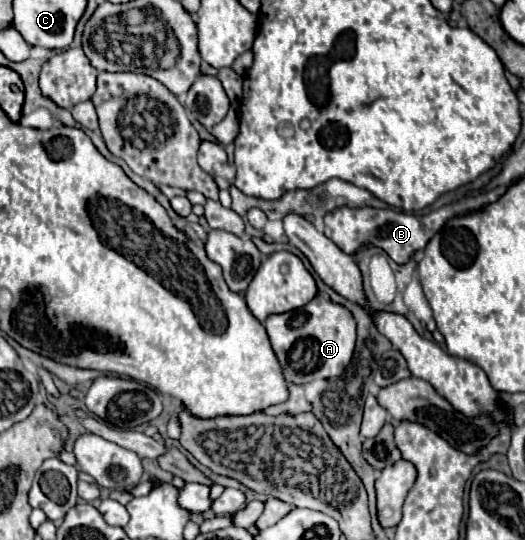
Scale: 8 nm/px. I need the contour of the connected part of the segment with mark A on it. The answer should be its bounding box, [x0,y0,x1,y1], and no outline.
[264,294,356,384]

